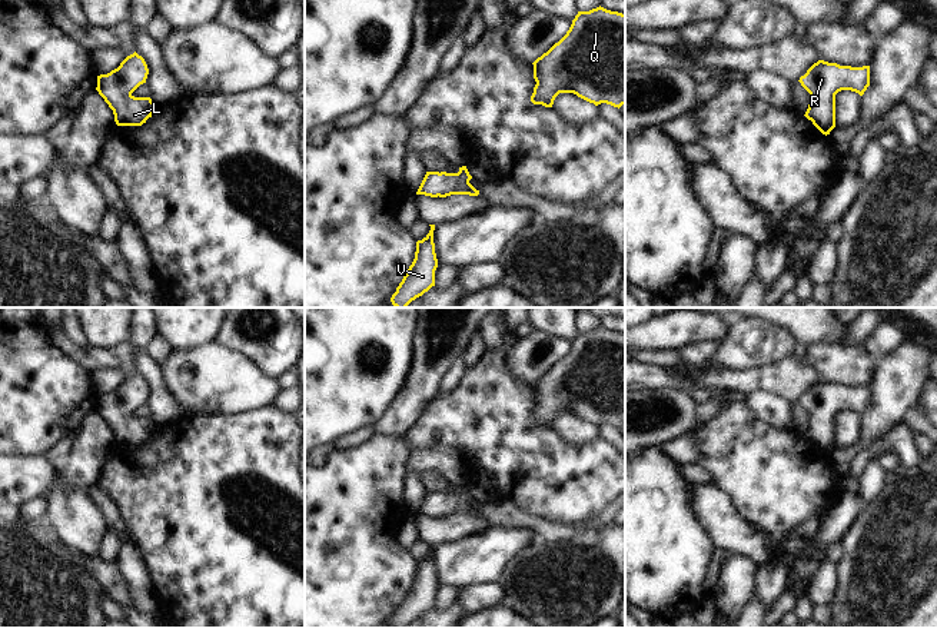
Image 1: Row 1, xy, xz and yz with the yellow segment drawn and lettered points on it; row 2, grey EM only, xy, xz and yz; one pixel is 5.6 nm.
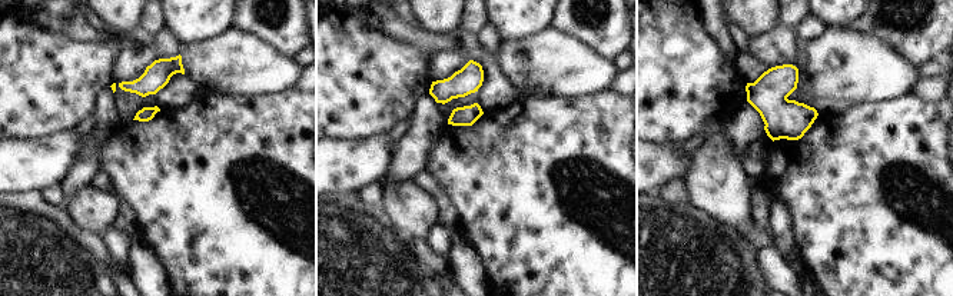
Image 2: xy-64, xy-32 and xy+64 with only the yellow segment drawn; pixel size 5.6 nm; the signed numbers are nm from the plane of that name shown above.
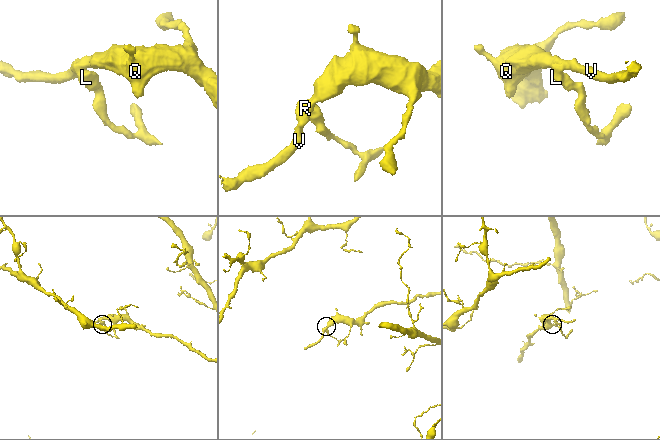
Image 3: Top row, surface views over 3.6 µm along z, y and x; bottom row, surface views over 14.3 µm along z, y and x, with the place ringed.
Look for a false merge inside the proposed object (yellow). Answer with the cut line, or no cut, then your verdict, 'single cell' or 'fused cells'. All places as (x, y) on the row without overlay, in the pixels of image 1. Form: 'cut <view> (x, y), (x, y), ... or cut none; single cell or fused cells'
cut none; single cell

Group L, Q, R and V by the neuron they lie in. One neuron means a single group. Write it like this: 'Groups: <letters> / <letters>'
Groups: L Q R V.

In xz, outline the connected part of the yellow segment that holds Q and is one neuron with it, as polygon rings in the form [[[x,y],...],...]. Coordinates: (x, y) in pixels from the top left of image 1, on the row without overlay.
[[[597,328],[578,332],[566,355],[534,383],[536,402],[531,422],[552,428],[559,413],[574,413],[594,423],[625,425],[625,335]]]

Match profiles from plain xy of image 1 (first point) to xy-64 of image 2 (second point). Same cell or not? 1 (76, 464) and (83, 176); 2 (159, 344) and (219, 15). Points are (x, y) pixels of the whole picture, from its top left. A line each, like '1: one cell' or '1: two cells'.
1: one cell
2: two cells

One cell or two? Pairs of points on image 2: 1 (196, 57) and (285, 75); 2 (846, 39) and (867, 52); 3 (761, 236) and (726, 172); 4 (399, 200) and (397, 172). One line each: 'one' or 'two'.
1: one
2: one
3: one
4: two

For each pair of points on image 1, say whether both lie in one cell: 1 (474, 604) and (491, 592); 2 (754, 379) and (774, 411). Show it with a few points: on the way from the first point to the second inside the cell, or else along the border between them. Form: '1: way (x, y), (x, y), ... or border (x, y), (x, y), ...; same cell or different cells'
1: way (478, 600), (487, 595); same cell
2: border (744, 396), (757, 389), (767, 389), (790, 402); different cells

